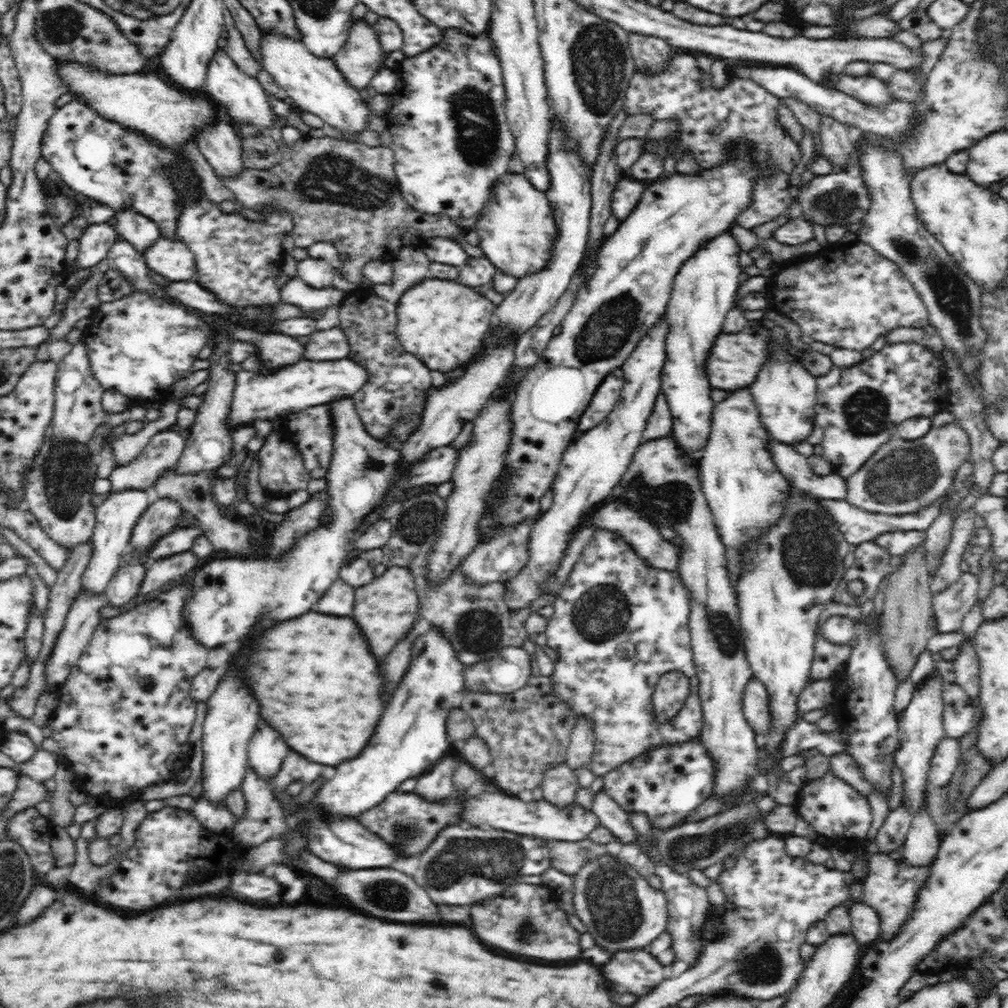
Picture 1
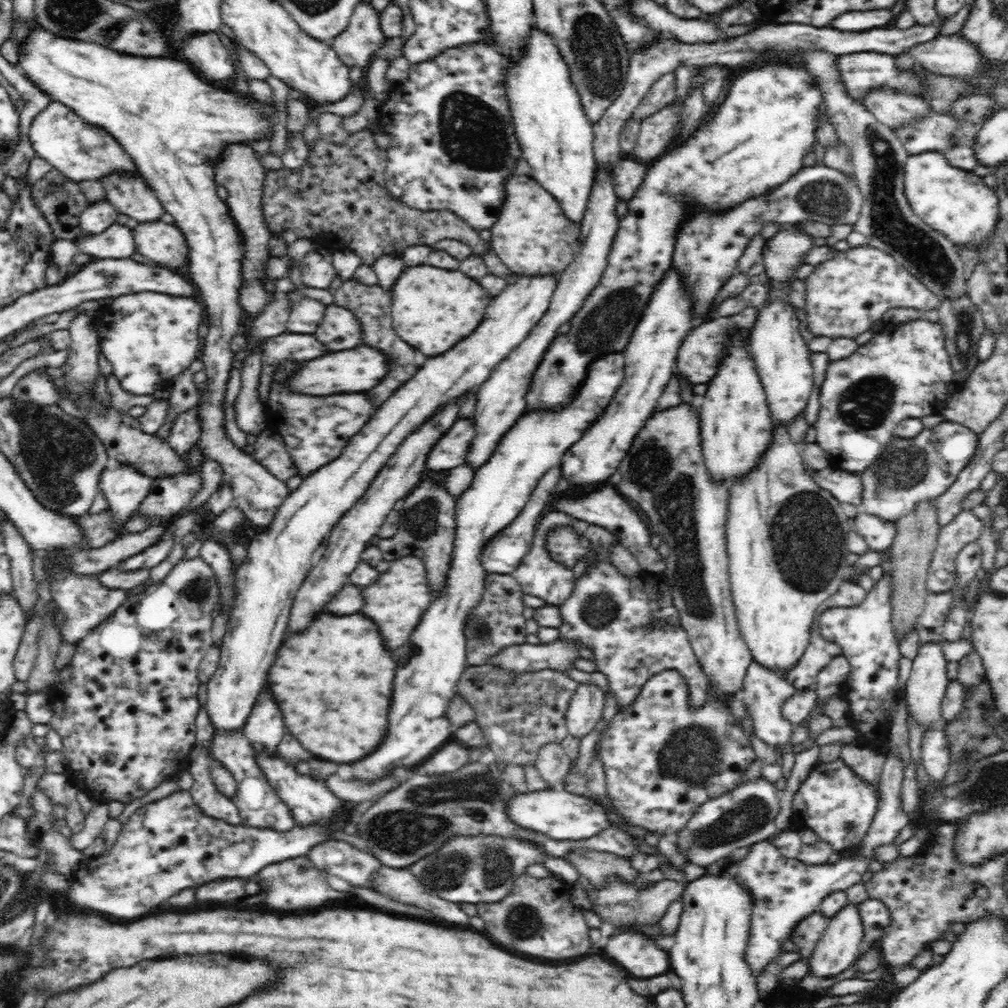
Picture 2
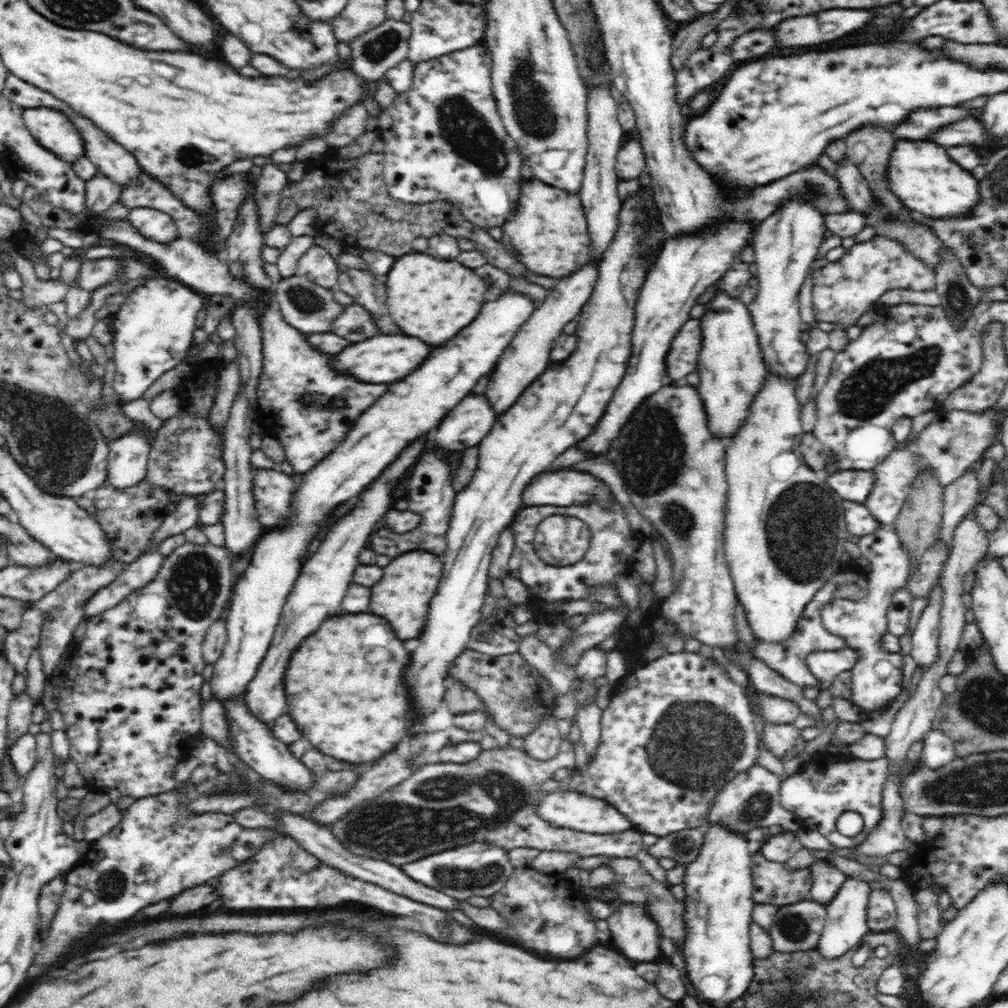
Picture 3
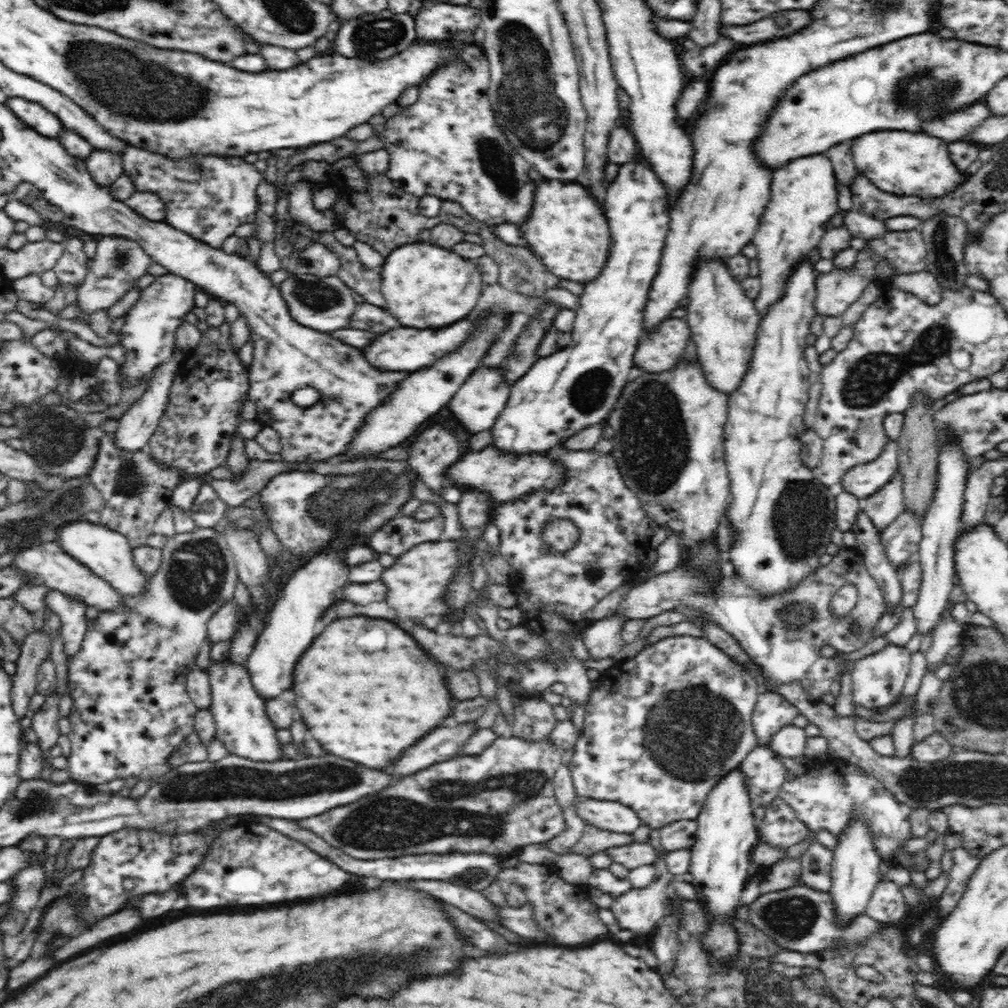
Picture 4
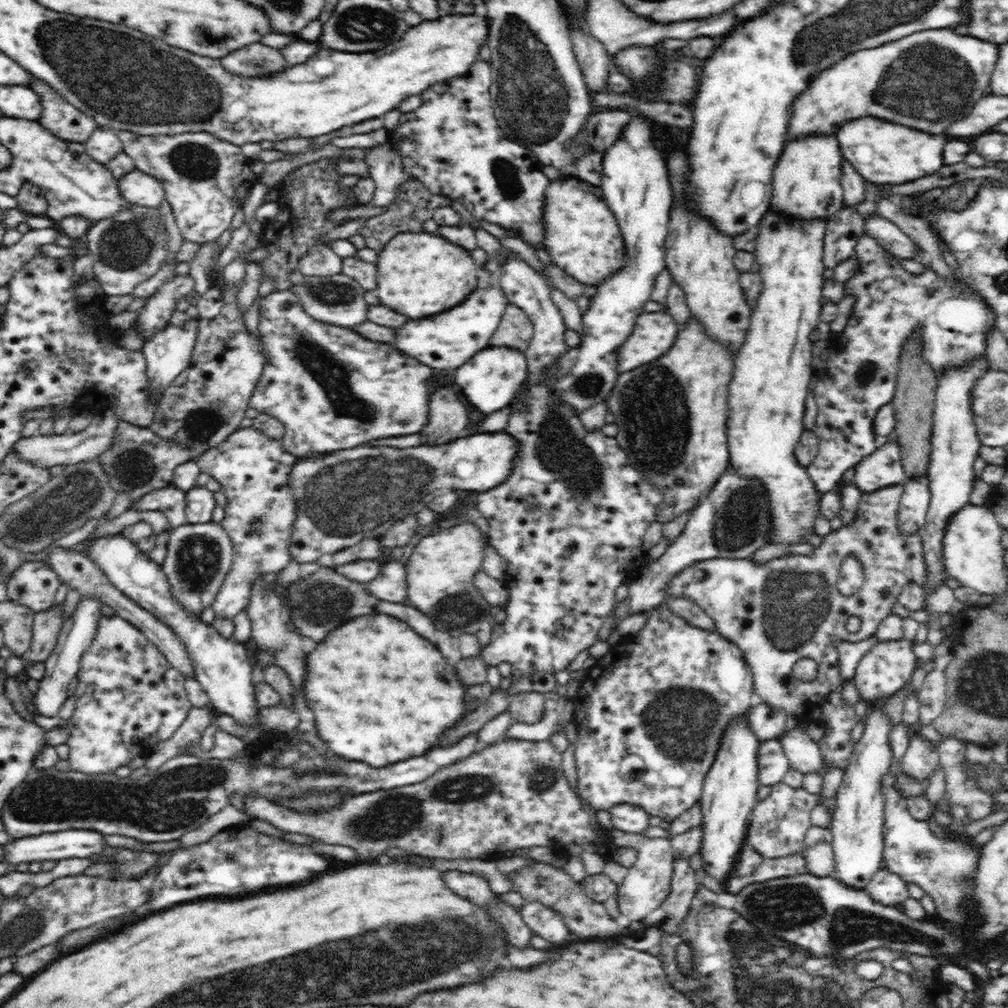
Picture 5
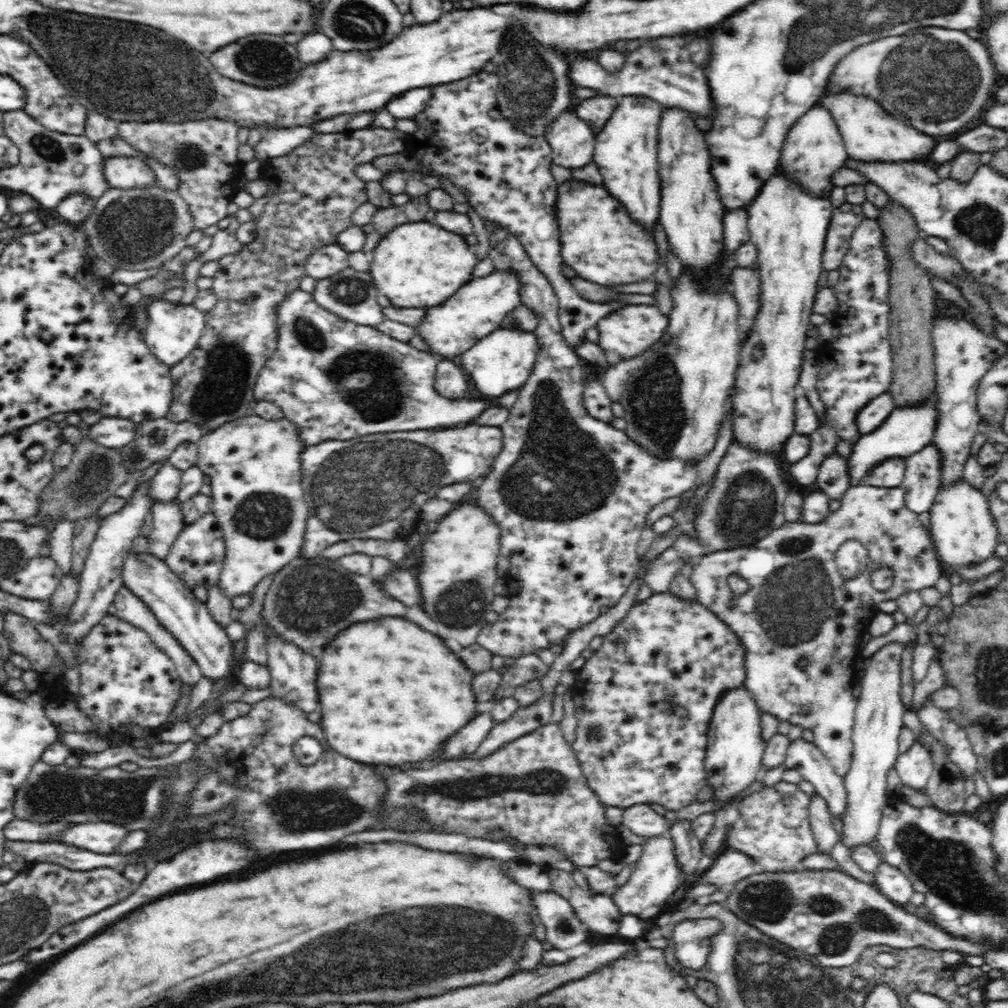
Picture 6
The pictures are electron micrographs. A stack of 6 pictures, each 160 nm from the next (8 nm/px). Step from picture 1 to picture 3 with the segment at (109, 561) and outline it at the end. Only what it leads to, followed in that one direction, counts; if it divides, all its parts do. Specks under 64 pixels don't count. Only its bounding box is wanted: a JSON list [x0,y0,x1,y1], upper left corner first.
[106,420,152,488]

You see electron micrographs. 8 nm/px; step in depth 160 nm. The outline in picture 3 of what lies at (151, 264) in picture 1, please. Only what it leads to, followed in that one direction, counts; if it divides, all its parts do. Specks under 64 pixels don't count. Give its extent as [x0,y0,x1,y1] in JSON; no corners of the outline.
[128,208,182,244]

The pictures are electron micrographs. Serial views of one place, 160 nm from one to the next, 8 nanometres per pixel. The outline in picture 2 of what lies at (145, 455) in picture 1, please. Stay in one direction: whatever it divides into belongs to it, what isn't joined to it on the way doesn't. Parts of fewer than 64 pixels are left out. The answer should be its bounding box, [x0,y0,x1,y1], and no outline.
[155,358,204,441]

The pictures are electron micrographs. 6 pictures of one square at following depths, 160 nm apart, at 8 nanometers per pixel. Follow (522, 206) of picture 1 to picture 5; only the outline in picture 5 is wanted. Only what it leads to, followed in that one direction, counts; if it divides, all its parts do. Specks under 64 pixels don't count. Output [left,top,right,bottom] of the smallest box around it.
[543,180,626,286]

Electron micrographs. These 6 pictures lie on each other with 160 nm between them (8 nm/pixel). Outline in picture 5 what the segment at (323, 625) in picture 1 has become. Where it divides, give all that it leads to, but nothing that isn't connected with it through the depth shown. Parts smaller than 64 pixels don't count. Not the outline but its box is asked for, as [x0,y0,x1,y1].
[304,616,467,768]

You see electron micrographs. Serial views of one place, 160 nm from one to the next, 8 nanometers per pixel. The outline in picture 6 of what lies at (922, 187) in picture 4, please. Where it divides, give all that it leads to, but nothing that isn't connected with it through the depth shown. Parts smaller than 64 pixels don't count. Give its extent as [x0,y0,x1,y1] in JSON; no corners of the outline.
[820,91,935,162]

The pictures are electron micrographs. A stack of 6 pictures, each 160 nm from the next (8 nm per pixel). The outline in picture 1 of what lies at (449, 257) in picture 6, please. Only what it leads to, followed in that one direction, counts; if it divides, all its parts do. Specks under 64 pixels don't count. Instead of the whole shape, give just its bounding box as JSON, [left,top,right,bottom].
[396,278,496,373]

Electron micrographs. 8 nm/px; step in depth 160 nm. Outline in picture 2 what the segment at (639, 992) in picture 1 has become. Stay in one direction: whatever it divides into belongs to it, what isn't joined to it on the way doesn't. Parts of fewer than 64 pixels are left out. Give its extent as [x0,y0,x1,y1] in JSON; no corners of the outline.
[603,929,671,978]

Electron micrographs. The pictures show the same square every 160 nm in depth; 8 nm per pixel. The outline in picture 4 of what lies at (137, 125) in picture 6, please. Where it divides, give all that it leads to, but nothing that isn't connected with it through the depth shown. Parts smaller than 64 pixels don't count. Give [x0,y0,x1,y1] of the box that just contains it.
[122,143,263,249]

